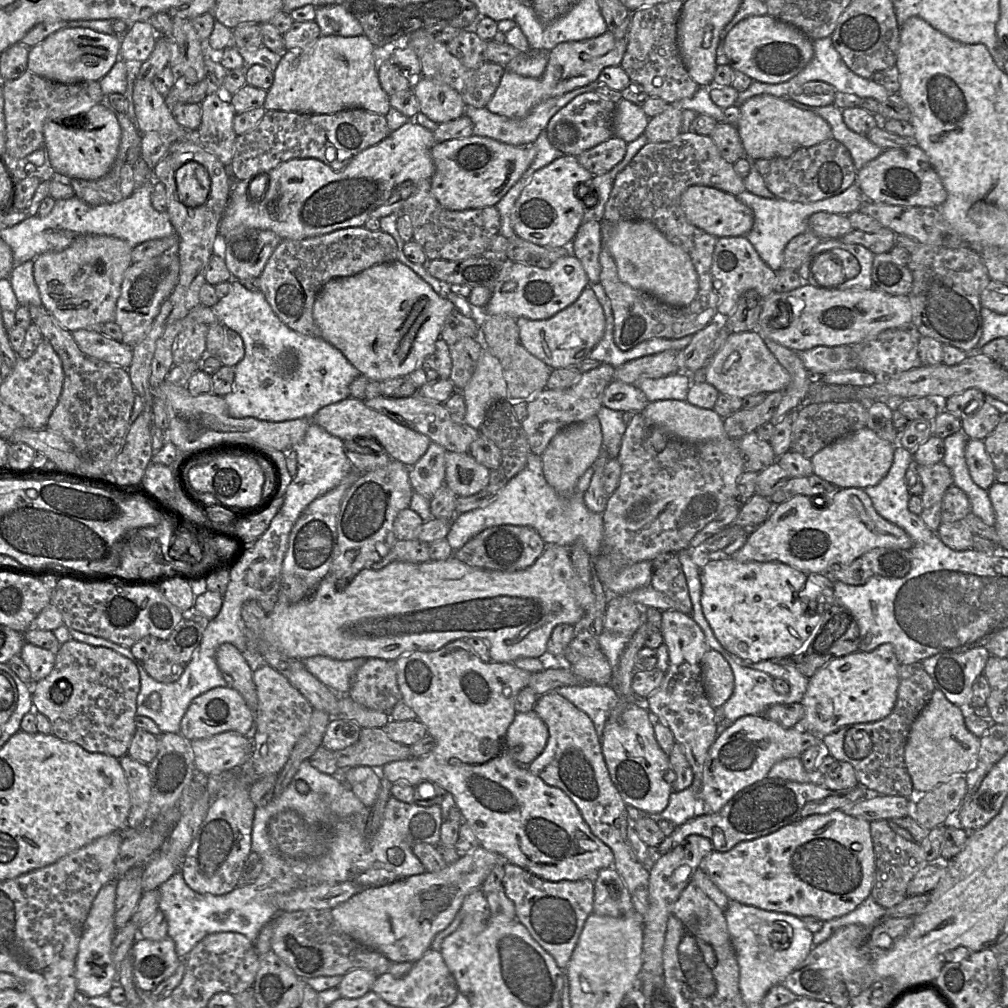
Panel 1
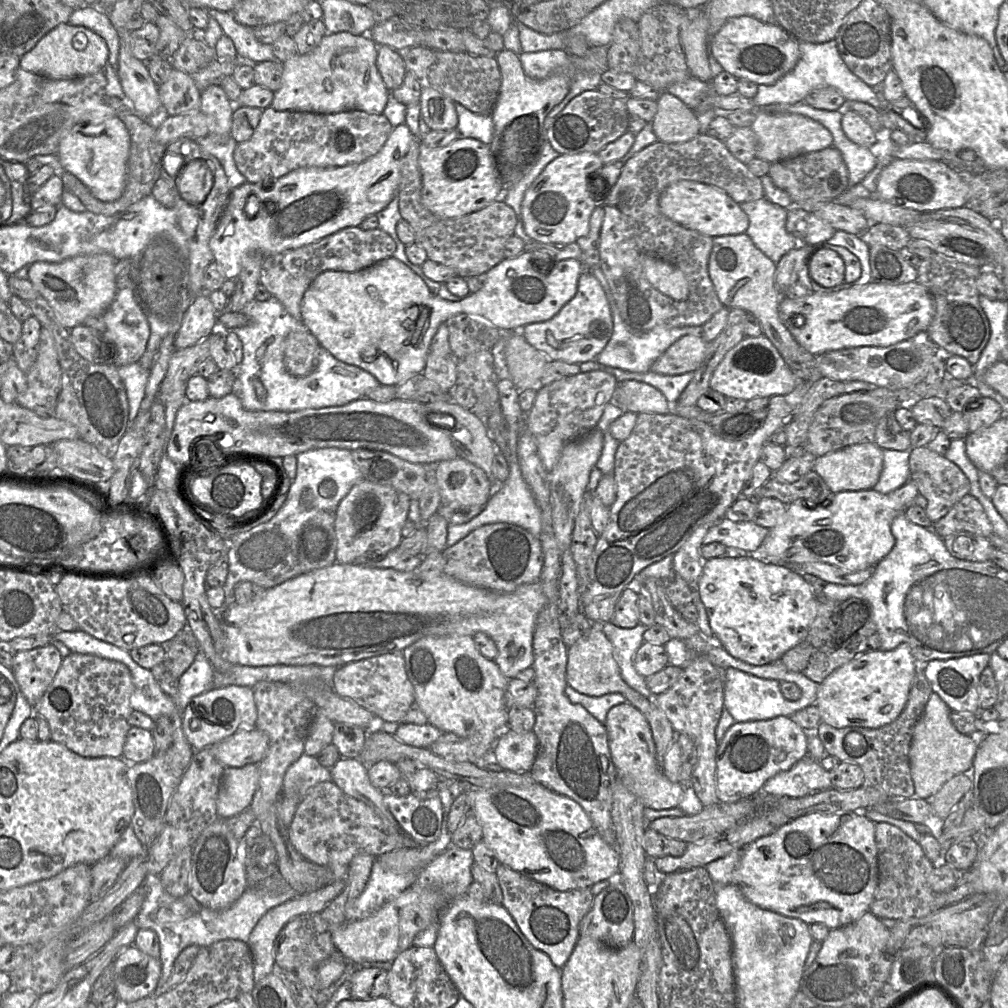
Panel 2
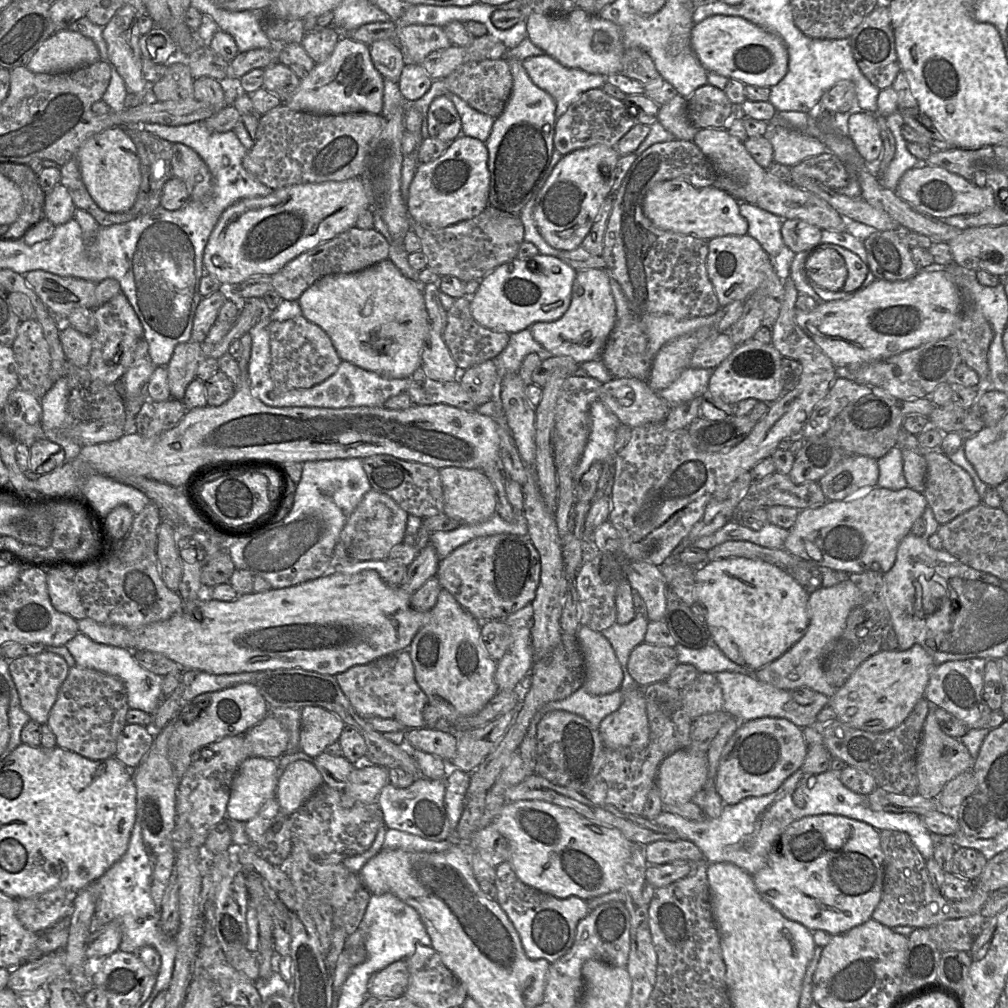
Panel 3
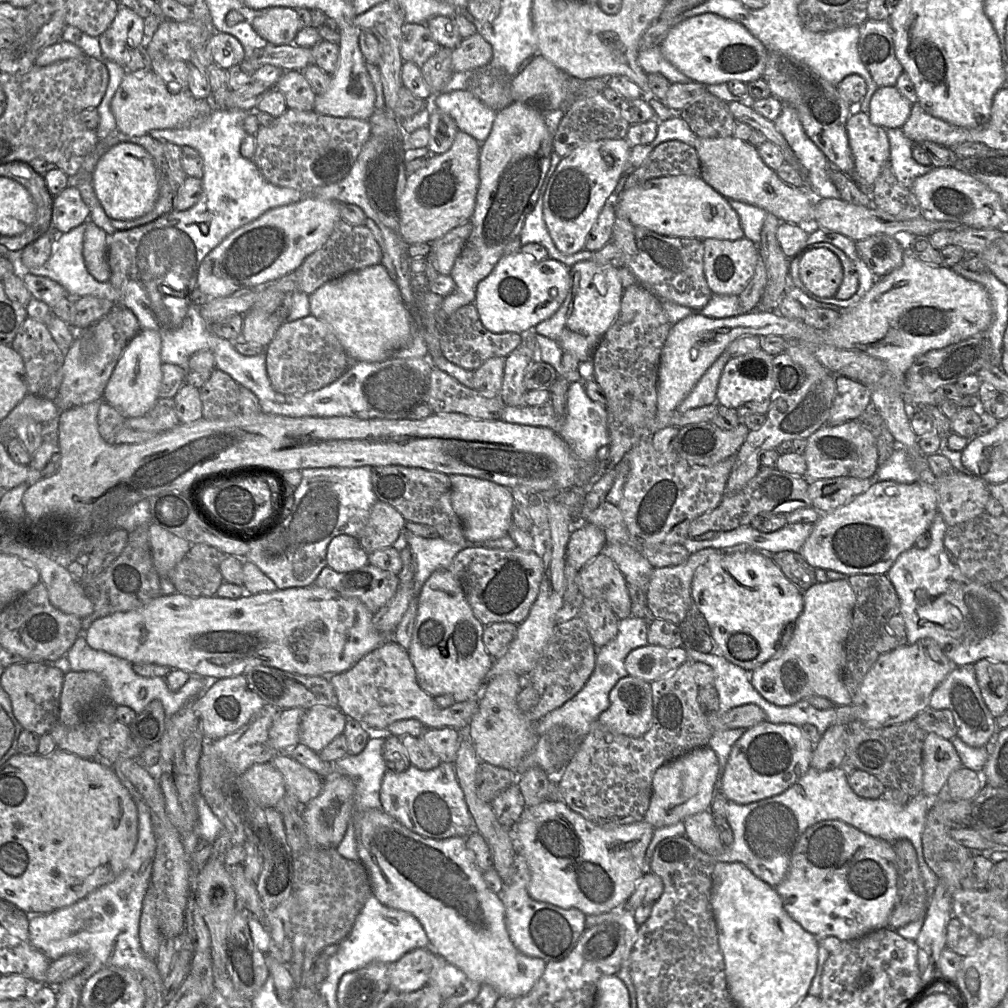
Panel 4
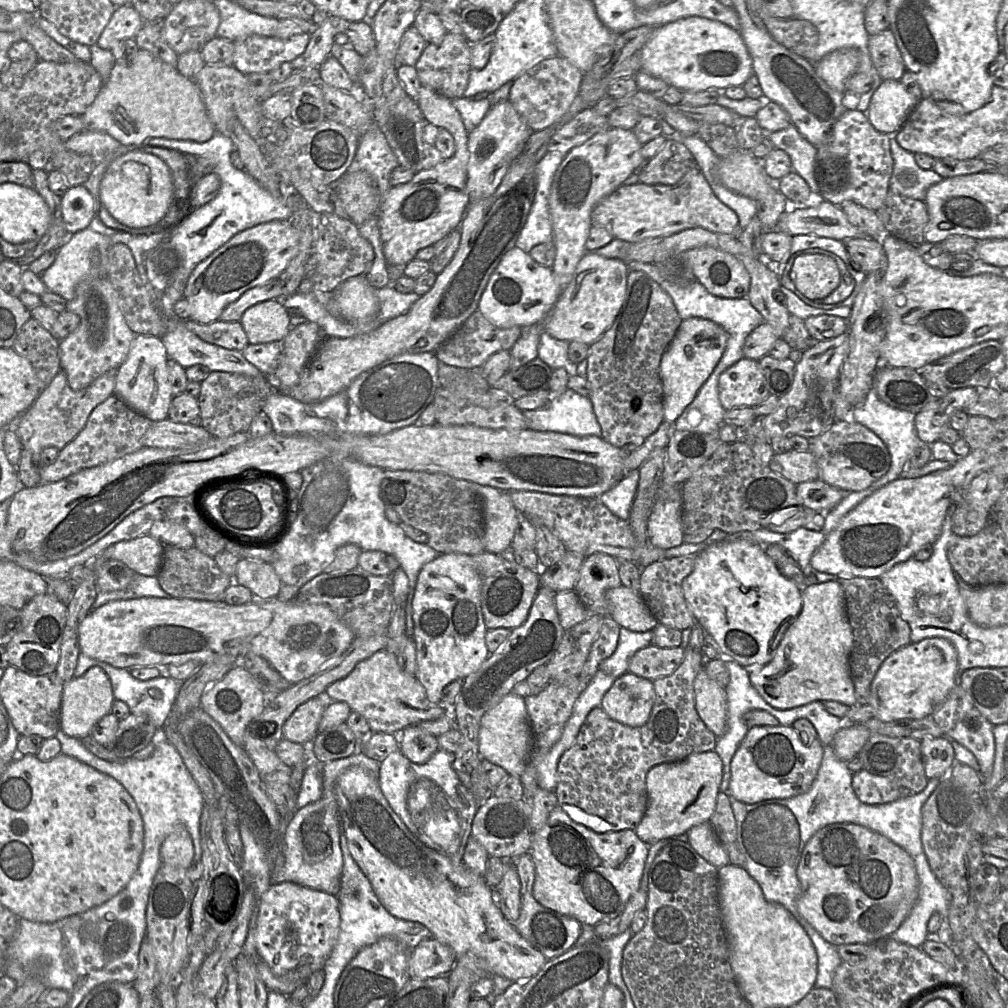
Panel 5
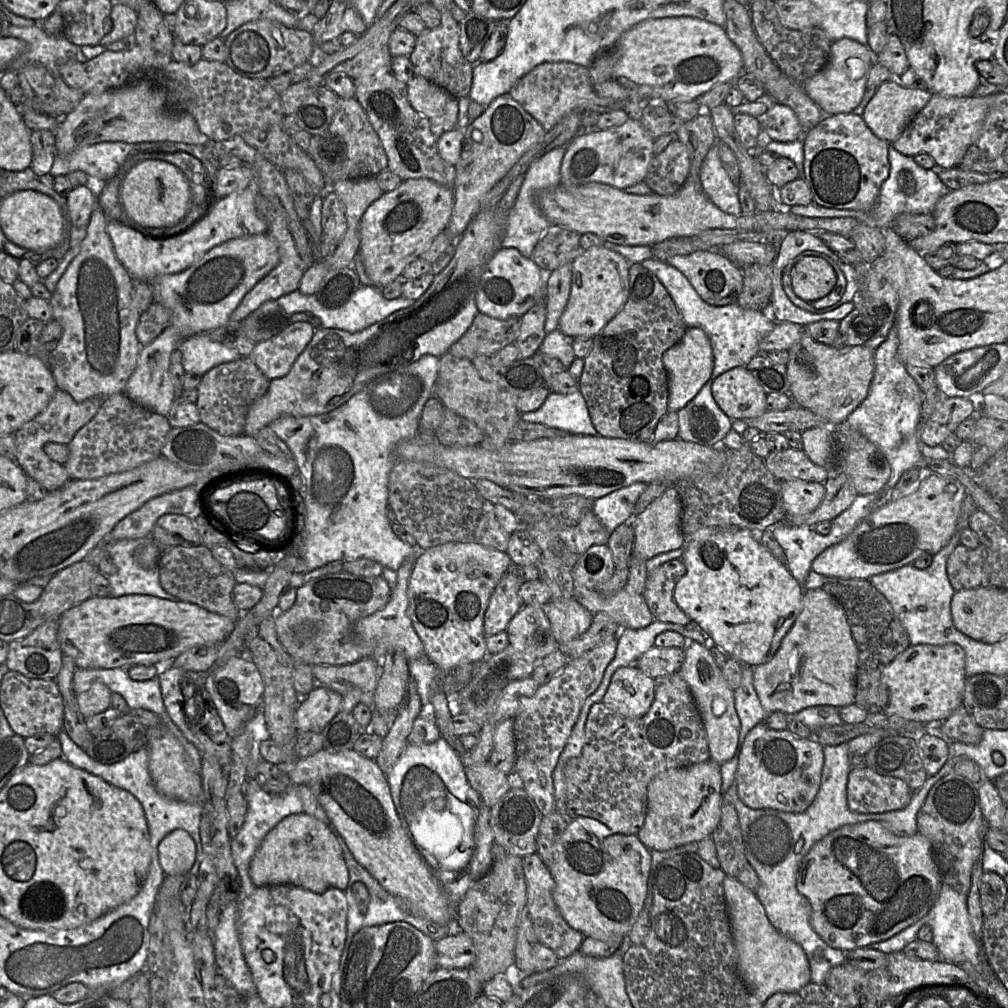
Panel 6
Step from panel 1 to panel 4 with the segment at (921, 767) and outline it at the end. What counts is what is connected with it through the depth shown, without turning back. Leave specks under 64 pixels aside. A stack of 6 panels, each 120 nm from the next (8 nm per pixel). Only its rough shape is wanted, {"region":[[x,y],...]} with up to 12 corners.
{"region":[[926,733],[922,792],[937,796],[961,759],[951,741]]}

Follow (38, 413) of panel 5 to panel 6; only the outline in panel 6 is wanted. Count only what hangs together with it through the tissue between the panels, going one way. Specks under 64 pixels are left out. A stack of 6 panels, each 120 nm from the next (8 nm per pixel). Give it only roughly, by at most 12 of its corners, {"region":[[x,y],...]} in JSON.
{"region":[[57,389],[13,434],[15,462],[47,492],[71,480],[47,456],[97,414],[102,397],[78,403]]}

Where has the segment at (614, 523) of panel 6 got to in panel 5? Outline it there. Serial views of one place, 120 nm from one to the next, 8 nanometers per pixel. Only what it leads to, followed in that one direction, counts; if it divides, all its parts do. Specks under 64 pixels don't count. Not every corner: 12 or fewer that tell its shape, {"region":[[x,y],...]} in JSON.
{"region":[[633,469],[600,501],[617,517],[628,520],[640,469]]}

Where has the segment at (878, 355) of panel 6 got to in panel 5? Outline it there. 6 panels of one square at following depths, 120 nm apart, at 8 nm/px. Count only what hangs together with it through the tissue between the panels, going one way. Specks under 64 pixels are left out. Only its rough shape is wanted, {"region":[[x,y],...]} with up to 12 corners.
{"region":[[874,386],[850,418],[887,446],[889,471],[865,490],[898,479],[923,443],[915,413],[882,401]]}

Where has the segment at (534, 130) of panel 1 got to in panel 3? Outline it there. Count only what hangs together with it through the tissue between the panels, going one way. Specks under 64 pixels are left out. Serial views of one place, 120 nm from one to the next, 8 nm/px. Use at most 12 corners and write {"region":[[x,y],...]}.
{"region":[[455,94],[461,135],[486,143],[496,118],[475,110]]}

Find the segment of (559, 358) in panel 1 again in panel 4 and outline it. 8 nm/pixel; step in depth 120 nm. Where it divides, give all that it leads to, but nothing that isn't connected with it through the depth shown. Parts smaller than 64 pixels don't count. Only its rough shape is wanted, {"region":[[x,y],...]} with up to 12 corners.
{"region":[[570,268],[562,305],[534,331],[580,362],[617,318],[618,268]]}

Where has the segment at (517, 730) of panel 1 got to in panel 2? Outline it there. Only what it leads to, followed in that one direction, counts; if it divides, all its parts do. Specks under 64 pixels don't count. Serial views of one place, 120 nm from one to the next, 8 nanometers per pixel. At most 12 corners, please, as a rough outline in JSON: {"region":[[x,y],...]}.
{"region":[[505,729],[494,745],[498,765],[529,772],[538,750],[534,731]]}

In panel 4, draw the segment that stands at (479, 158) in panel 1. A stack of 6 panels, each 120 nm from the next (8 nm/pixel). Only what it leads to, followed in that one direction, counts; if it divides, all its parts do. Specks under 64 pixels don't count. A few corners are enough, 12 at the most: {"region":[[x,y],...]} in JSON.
{"region":[[481,143],[450,149],[408,174],[400,232],[431,243],[470,221]]}

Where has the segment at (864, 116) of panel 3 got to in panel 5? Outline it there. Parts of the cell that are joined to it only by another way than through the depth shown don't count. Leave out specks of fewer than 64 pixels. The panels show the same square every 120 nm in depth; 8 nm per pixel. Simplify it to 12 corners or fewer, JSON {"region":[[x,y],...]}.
{"region":[[847,109],[815,147],[821,200],[881,207],[890,140]]}

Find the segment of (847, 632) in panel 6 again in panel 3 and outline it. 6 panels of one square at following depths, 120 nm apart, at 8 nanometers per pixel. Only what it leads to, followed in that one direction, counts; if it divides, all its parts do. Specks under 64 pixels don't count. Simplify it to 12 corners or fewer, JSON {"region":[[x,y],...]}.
{"region":[[848,579],[809,594],[805,634],[756,670],[786,691],[838,688],[822,662],[862,600]]}

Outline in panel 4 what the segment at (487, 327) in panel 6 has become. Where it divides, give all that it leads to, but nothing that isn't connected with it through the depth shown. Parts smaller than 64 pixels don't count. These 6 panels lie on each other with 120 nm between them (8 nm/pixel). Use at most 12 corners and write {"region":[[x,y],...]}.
{"region":[[475,304],[441,327],[452,364],[474,371],[522,343],[515,332],[492,333]]}

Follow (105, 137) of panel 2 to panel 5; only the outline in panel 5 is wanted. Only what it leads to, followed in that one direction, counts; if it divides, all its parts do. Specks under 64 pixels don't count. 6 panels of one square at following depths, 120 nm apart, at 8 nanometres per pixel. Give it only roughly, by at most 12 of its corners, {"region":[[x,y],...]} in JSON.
{"region":[[133,150],[115,158],[100,202],[119,223],[158,223],[173,197],[170,168]]}

